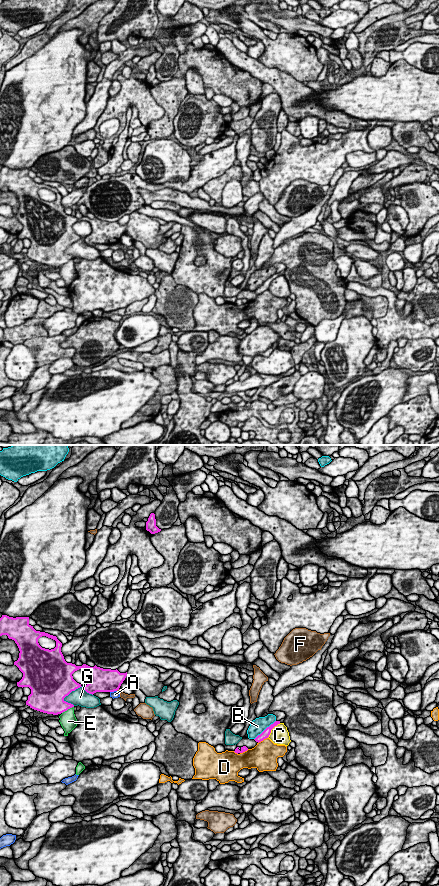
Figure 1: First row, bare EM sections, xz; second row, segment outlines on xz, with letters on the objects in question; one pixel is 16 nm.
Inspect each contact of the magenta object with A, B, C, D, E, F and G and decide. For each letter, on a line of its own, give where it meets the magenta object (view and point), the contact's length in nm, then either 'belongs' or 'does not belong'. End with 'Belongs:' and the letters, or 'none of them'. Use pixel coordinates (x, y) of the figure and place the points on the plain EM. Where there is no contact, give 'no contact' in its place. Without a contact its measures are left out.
A: meets magenta in xz at (113, 243); contact 120 nm long; does not belong
B: meets magenta in xz at (265, 281); contact 460 nm long; does not belong
C: meets magenta in xz at (272, 280); contact 320 nm long; does not belong
D: meets magenta in xz at (262, 292); contact 190 nm long; does not belong
E: meets magenta in xz at (67, 261); contact 220 nm long; does not belong
F: meets magenta in xz at (117, 241); contact 70 nm long; does not belong
G: meets magenta in xz at (77, 240); contact 480 nm long; does not belong
Belongs: none of them

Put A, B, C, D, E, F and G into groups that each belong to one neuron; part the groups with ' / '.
A / B / C / D / E / F / G

